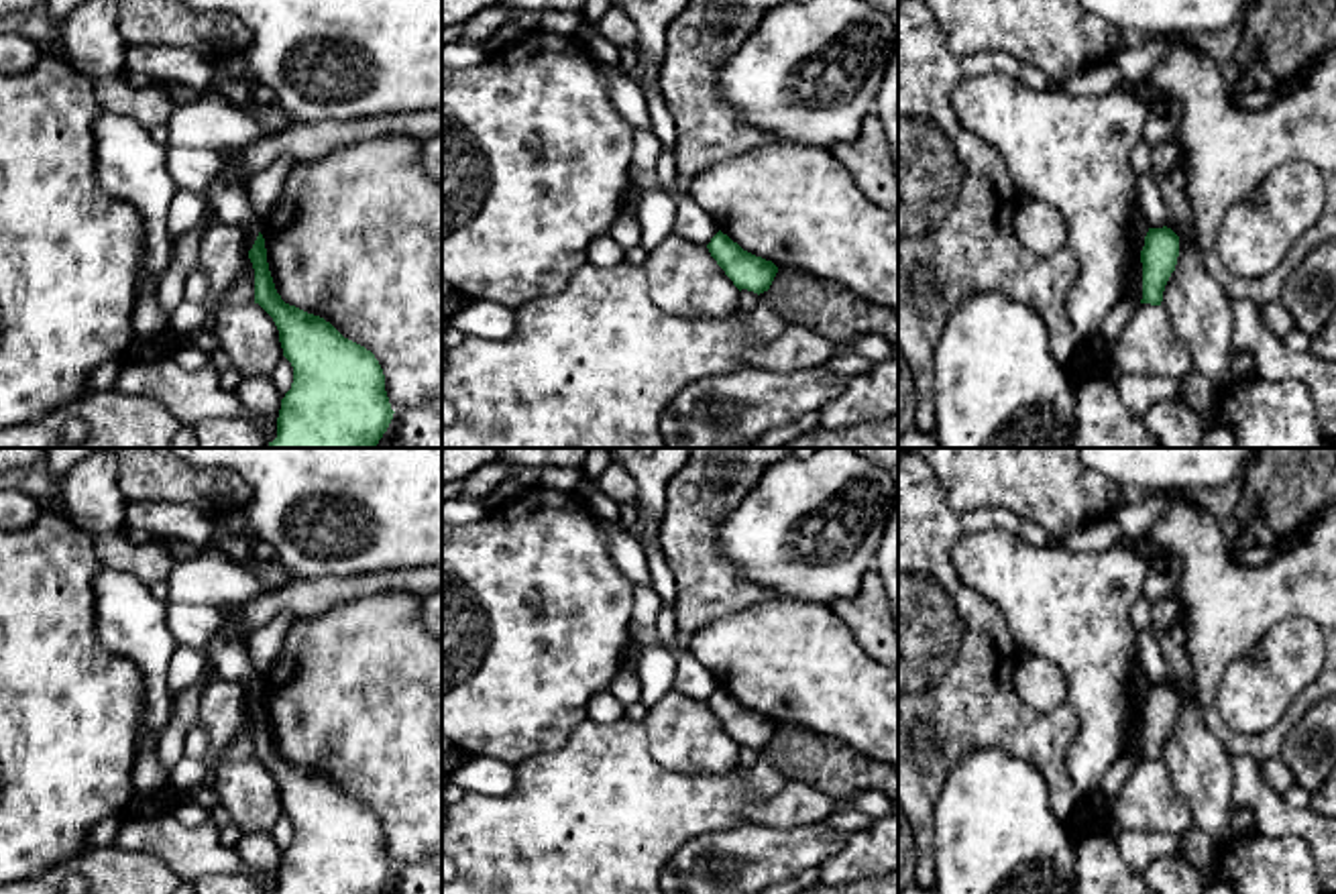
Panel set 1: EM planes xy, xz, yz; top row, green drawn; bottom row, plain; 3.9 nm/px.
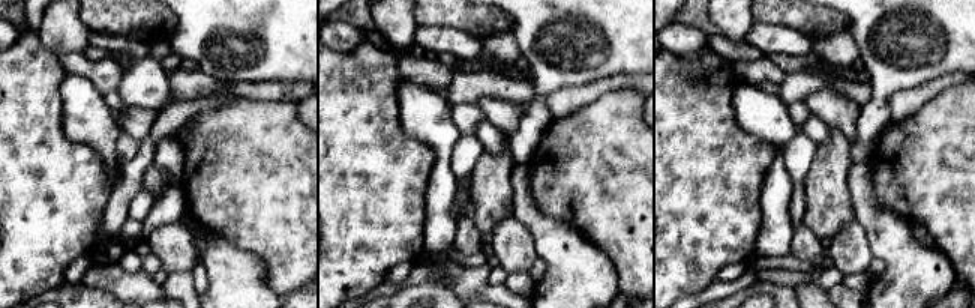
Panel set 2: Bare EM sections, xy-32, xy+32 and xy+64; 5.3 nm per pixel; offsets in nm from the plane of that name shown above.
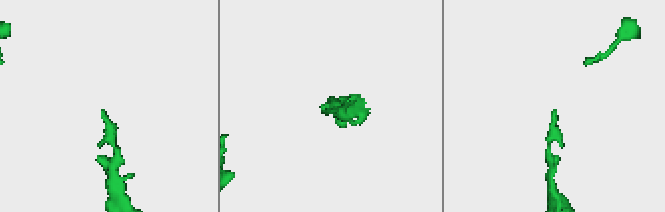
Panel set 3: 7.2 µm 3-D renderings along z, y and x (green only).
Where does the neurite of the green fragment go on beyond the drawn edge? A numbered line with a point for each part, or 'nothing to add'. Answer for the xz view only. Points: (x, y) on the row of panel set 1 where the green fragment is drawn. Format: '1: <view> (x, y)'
nothing to add

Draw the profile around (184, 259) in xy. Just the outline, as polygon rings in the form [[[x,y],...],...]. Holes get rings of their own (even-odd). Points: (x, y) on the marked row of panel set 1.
[[[208,204],[208,210],[202,222],[193,230],[189,230],[187,234],[183,234],[181,238],[173,242],[171,263],[165,269],[155,293],[165,314],[173,314],[185,299],[183,297],[185,279],[193,271],[198,271],[202,232],[214,218],[216,218],[216,212],[212,204]]]

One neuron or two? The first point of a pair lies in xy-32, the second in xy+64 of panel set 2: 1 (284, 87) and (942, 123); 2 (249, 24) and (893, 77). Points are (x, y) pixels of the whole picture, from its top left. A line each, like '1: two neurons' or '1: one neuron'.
1: two neurons
2: one neuron

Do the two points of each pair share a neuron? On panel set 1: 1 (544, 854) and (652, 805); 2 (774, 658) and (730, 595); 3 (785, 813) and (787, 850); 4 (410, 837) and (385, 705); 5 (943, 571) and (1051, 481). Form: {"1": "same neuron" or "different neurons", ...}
{"1": "same neuron", "2": "different neurons", "3": "different neurons", "4": "same neuron", "5": "different neurons"}

